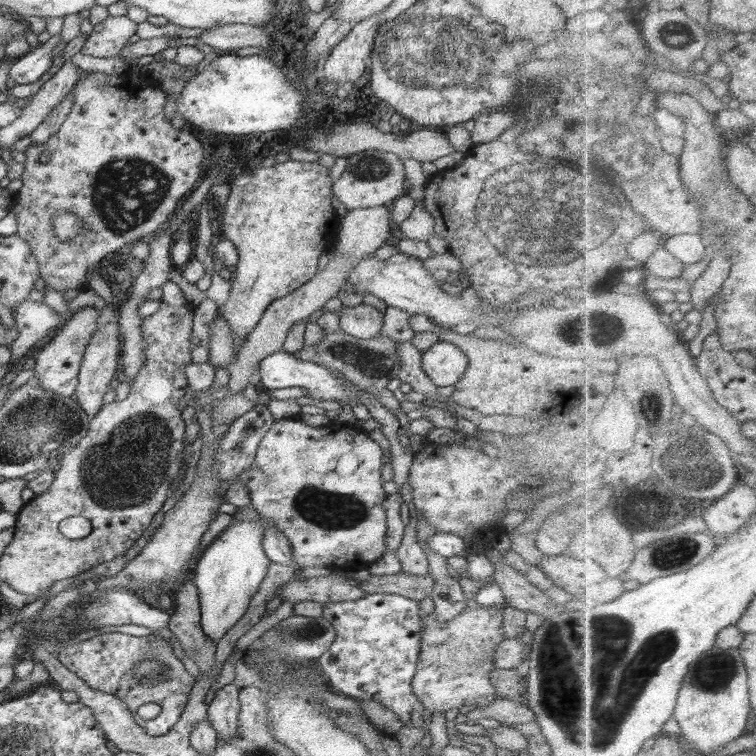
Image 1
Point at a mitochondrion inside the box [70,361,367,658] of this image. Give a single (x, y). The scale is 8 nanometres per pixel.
(125, 471)

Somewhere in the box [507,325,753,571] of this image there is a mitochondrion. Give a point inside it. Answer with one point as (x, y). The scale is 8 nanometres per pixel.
(699, 470)

